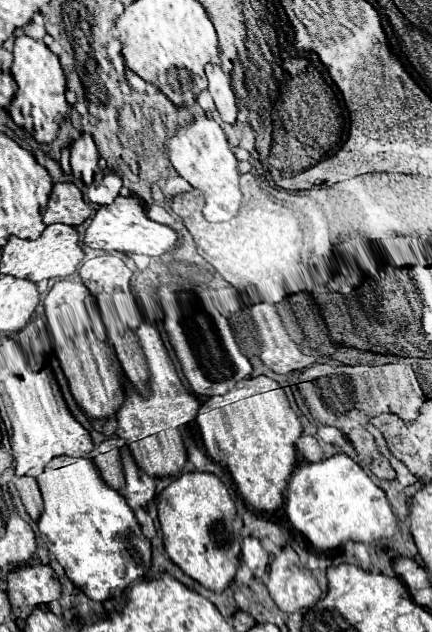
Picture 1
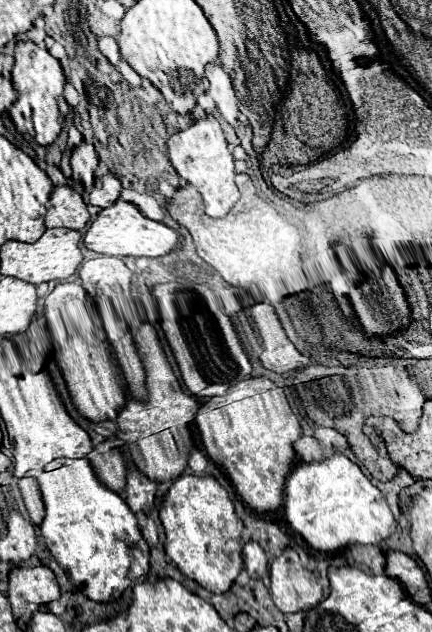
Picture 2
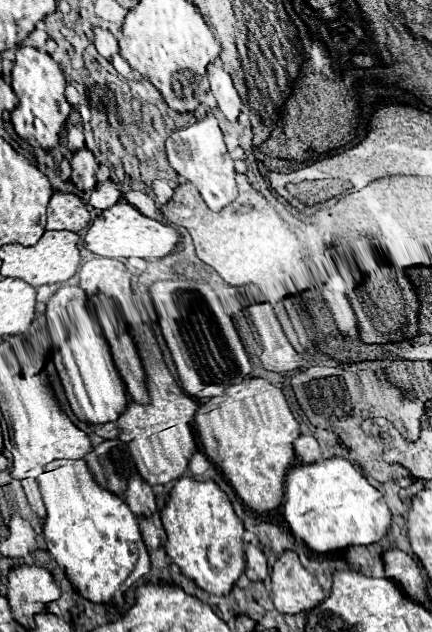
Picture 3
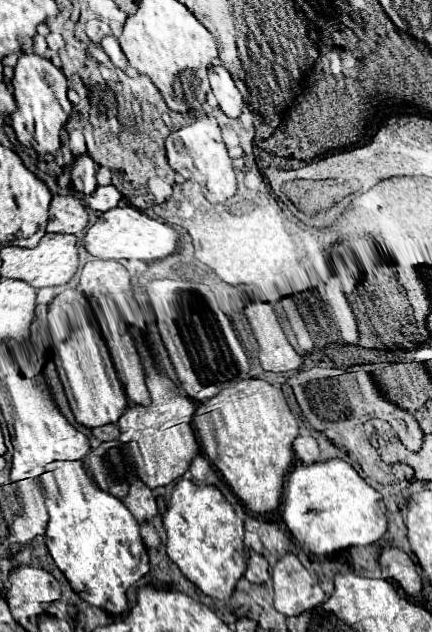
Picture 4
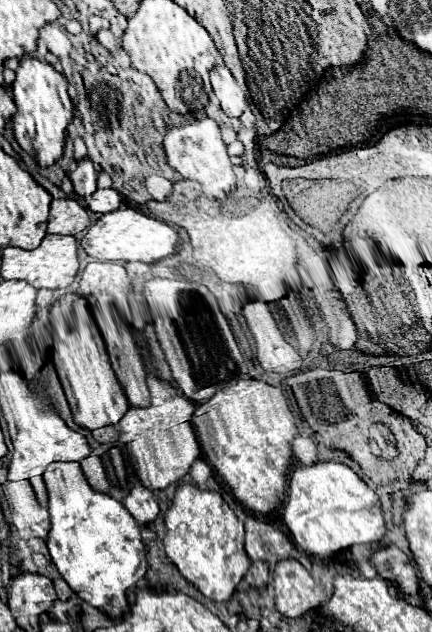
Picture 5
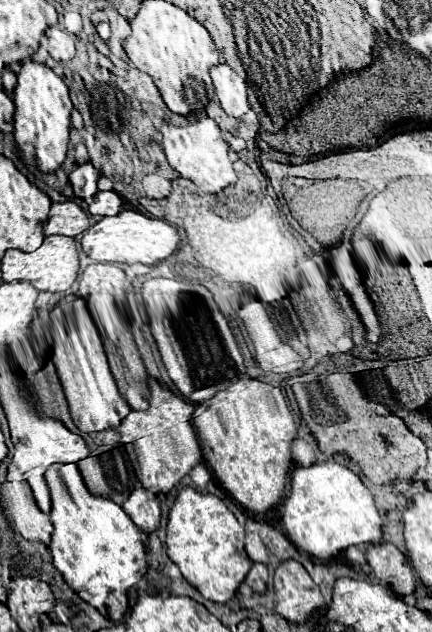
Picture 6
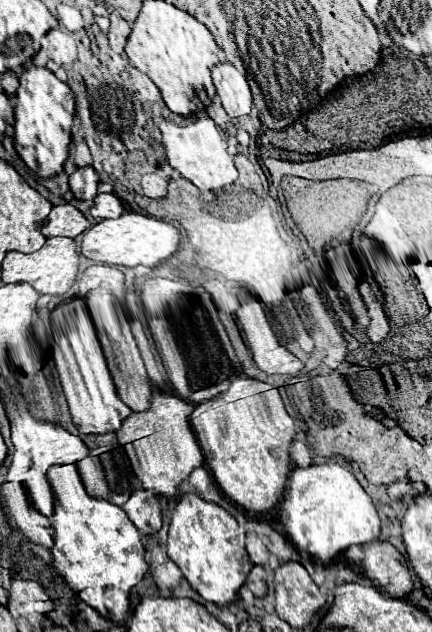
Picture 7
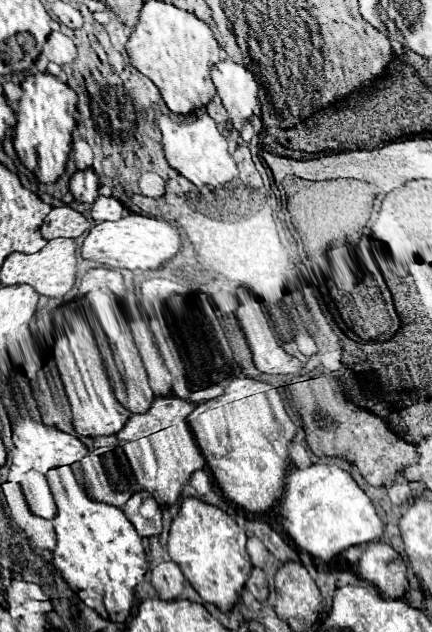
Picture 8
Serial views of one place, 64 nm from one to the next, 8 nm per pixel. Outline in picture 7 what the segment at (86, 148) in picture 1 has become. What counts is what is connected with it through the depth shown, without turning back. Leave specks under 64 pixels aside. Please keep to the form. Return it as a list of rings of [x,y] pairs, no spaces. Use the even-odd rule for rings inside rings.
[[[92,166],[78,168],[70,176],[70,190],[74,192],[76,200],[92,200],[98,194],[98,182],[100,178]]]

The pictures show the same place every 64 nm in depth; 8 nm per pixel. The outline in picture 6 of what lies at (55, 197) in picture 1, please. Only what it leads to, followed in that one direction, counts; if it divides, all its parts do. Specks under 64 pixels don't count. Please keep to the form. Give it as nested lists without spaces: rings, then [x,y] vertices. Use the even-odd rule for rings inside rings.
[[[68,200],[68,202],[56,202],[52,204],[48,222],[44,224],[44,234],[52,236],[52,234],[60,234],[60,236],[78,236],[84,230],[90,228],[90,220],[86,218],[84,210]]]

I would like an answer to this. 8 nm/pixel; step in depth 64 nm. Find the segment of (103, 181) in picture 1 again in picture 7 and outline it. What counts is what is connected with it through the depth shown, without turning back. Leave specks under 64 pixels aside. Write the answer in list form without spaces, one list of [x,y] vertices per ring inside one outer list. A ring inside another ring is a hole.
[[[98,194],[94,198],[94,204],[90,208],[90,214],[94,218],[120,218],[124,212],[122,202],[114,194]]]

